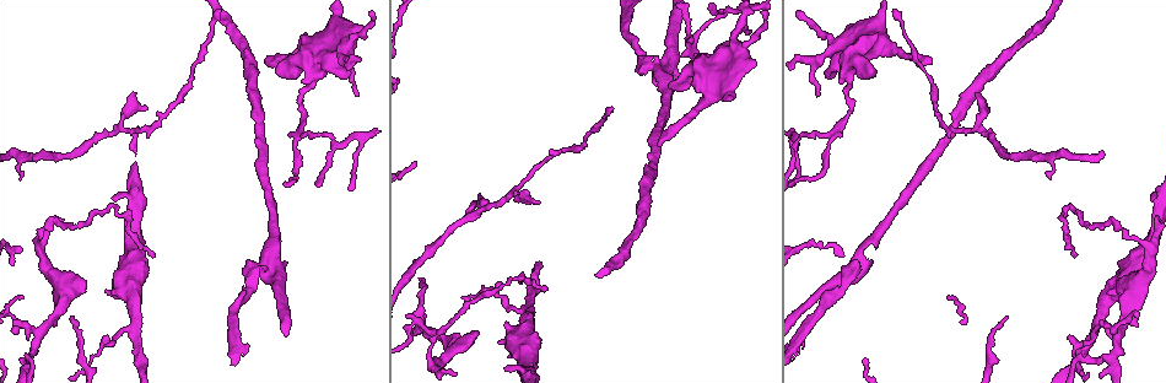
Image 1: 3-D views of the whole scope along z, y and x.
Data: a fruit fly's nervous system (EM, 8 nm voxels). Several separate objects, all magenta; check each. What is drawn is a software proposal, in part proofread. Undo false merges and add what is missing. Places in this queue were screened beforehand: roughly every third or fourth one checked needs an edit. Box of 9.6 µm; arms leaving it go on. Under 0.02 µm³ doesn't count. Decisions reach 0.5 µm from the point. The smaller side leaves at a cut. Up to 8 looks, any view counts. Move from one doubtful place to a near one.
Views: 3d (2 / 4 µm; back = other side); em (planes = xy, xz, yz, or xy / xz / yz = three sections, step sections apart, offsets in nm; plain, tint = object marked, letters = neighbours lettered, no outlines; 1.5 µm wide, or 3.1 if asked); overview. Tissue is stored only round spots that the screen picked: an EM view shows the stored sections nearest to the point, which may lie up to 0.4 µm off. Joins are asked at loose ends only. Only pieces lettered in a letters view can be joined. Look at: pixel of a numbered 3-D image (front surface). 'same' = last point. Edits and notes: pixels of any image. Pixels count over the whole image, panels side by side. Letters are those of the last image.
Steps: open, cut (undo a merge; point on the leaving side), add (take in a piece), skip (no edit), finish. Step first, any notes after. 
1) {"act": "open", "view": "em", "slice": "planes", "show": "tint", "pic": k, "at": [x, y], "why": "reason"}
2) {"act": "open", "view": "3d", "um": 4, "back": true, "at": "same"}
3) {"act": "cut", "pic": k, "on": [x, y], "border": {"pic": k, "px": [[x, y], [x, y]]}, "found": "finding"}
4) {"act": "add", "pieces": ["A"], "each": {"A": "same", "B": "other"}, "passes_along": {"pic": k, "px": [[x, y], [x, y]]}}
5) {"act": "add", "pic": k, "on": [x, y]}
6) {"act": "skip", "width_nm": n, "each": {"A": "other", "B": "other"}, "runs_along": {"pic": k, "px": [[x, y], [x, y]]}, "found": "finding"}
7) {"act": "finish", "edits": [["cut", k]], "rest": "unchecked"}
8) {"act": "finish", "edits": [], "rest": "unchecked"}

{"act": "open", "view": "em", "slice": "xy", "step": 8, "show": "letters", "pic": 1, "at": [1152, 197], "why": "branch stops here"}

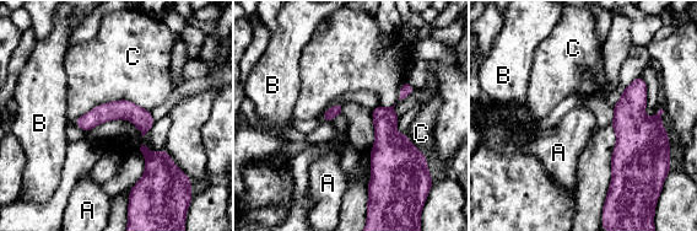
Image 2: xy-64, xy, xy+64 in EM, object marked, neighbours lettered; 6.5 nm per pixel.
{"act": "skip", "each": {"A": "other", "B": "other", "C": "other"}, "found": "none of them fits"}

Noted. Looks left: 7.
{"act": "open", "view": "3d", "um": 4, "pic": 1, "at": [154, 255]}

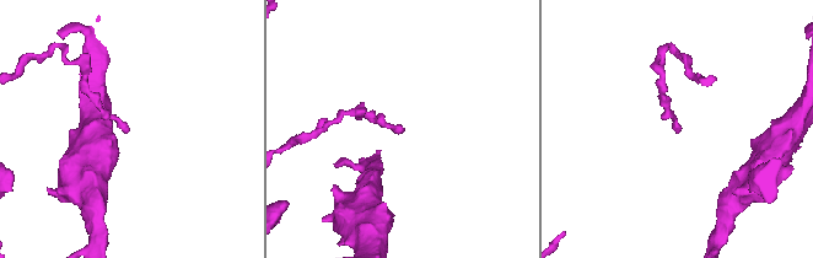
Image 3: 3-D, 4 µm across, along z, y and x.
{"act": "open", "view": "em", "slice": "planes", "show": "letters", "pic": 3, "at": [128, 129], "why": "need the tissue"}

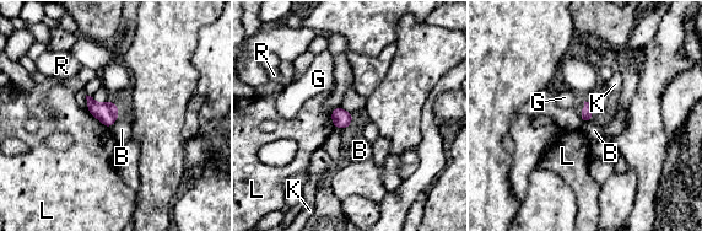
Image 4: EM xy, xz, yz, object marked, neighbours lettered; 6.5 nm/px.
{"act": "skip", "each": {"B": "other", "G": "other", "K": "other", "L": "other", "R": "other"}, "border": {"pic": 4, "px": [[119, 113], [109, 128]]}, "found": "no lettered piece goes on from it"}

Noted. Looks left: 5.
{"act": "open", "view": "3d", "um": 4, "pic": 1, "at": [265, 266], "why": "arms part here"}

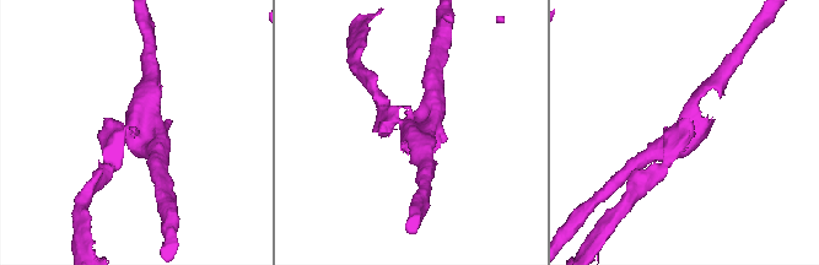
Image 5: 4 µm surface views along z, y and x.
{"act": "open", "view": "em", "slice": "planes", "show": "tint", "pic": 5, "at": [411, 131], "why": "now the EM"}

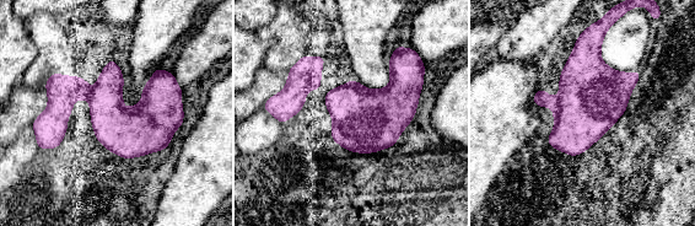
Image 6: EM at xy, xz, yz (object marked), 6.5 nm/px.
{"act": "open", "view": "em", "slice": "planes", "show": "letters", "at": "same", "why": "see the neighbours"}

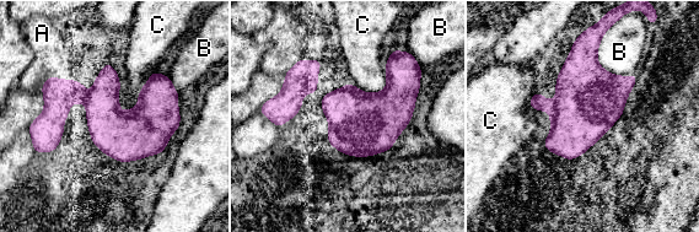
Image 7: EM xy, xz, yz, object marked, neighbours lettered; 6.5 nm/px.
{"act": "cut", "pic": 7, "on": [538, 102], "width_nm": 160, "each": {"A": "other", "B": "other", "C": "other"}, "border": {"pic": 7, "px": [[557, 112], [552, 129]]}, "found": "a second neuron is stuck on"}

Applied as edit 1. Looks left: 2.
{"act": "finish", "edits": [["cut", 7]], "rest": "unchecked"}

